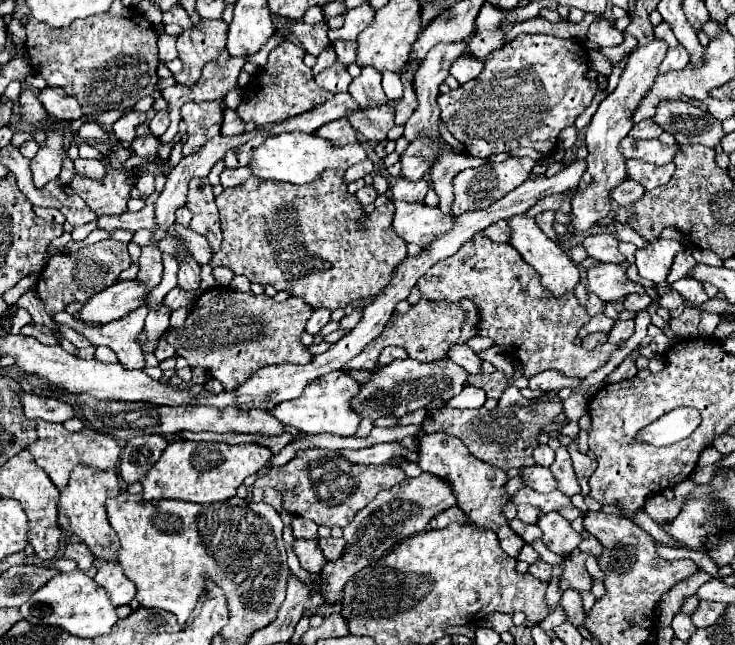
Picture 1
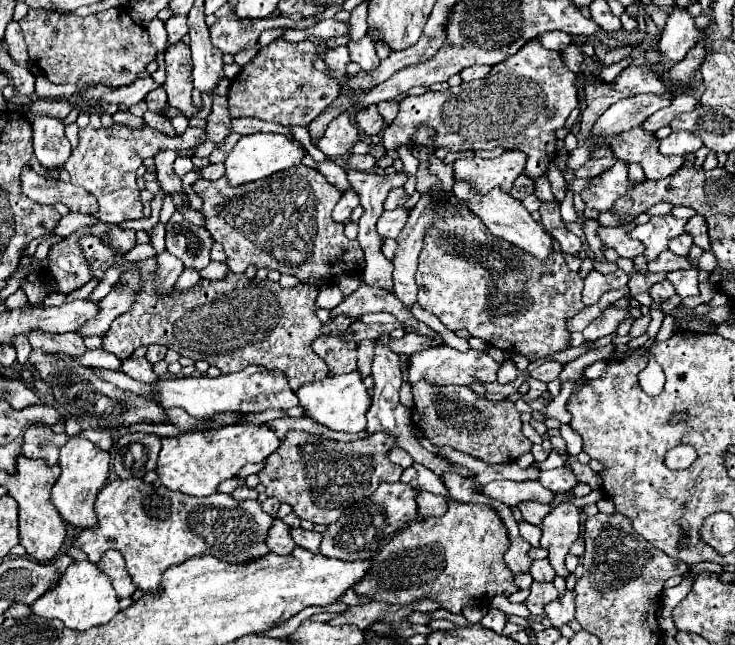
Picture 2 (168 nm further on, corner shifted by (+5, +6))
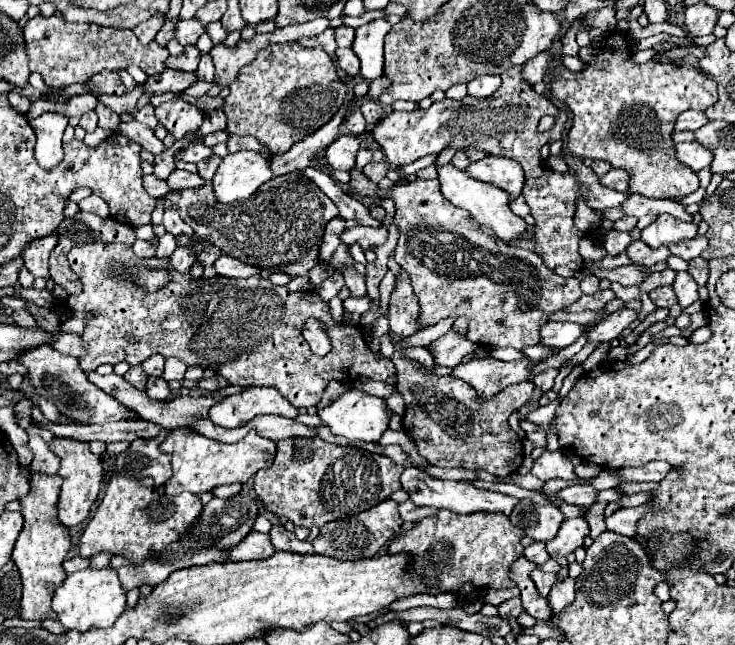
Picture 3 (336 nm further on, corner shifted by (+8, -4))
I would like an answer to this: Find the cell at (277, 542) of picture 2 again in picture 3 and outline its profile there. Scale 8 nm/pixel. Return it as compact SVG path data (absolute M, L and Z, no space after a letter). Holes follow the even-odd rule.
M250 532L238 546L234 546L228 554L228 560L260 560L274 554L272 542L268 534L262 532Z

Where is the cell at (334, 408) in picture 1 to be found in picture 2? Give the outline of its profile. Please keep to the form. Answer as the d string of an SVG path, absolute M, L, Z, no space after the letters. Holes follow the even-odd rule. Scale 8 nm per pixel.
M351 372L351 374L339 374L339 376L327 376L315 384L303 384L297 392L299 398L299 406L303 408L303 416L327 426L329 430L337 430L337 432L361 432L367 426L365 420L365 412L371 406L371 400L365 392L365 386L361 382L361 374L359 372Z

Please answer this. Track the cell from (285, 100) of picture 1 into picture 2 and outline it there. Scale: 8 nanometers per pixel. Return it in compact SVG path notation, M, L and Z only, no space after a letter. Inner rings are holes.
M273 40L269 46L261 48L257 56L247 62L239 76L231 82L229 88L229 112L233 118L249 116L269 122L287 124L301 124L307 126L315 120L337 96L339 96L339 82L319 70L313 68L313 58L317 54L317 46L311 40L303 42L283 42Z

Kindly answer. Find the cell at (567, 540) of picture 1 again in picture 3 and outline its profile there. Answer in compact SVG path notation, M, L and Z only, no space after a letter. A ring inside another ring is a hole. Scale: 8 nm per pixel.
M584 516L578 518L568 518L558 536L554 540L550 540L546 544L546 550L550 554L560 554L560 556L568 556L570 552L574 552L576 548L580 548L584 544L584 538L590 534L590 526L586 522Z

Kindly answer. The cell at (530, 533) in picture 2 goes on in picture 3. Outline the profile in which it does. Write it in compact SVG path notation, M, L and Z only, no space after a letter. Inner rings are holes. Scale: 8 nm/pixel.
M534 542L534 544L526 546L524 558L528 558L530 562L534 562L536 566L542 566L550 556L548 556L548 552L546 552L546 544L544 544L544 542Z

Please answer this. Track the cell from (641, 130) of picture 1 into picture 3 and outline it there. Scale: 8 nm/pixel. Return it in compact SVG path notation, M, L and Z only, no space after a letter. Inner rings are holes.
M688 110L688 112L682 112L676 120L676 130L698 130L700 126L708 124L710 120L706 118L704 112L696 112L696 110Z

